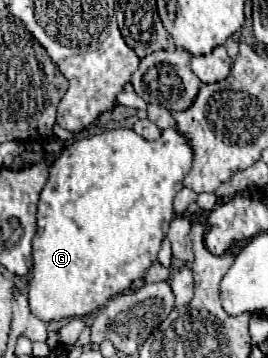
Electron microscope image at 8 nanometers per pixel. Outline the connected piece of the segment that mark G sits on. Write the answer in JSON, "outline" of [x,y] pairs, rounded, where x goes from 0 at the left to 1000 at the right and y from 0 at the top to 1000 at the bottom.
{"outline":[[[657,355],[612,360],[604,377],[590,388],[575,388],[575,394],[545,394],[537,383],[522,383],[515,372],[500,372],[493,360],[425,360],[425,366],[403,366],[403,372],[284,388],[269,405],[254,405],[231,422],[231,433],[194,455],[187,489],[179,489],[179,511],[164,517],[164,528],[149,539],[149,561],[142,561],[142,601],[134,601],[134,612],[142,612],[142,645],[134,645],[134,662],[119,673],[127,774],[119,774],[112,796],[104,796],[112,869],[142,891],[157,891],[157,897],[194,897],[194,891],[231,891],[231,885],[313,885],[313,880],[358,869],[366,858],[381,858],[418,824],[440,824],[440,818],[485,807],[485,796],[507,779],[522,779],[560,740],[590,735],[582,712],[590,712],[597,679],[604,679],[604,668],[627,651],[634,617],[649,612],[642,561],[649,561],[657,539],[687,522],[679,500],[709,478],[716,444],[724,444],[724,416],[709,405],[709,388],[687,372],[672,372]]]}

